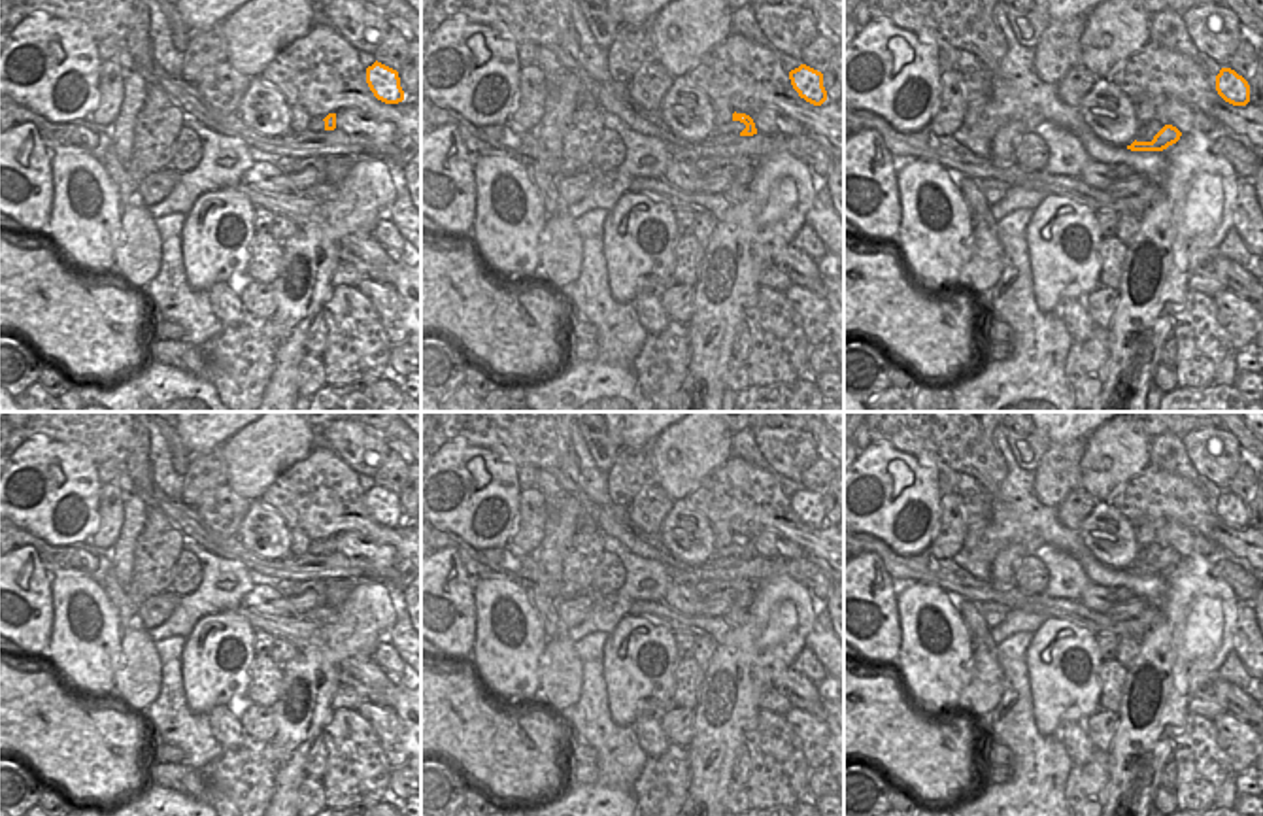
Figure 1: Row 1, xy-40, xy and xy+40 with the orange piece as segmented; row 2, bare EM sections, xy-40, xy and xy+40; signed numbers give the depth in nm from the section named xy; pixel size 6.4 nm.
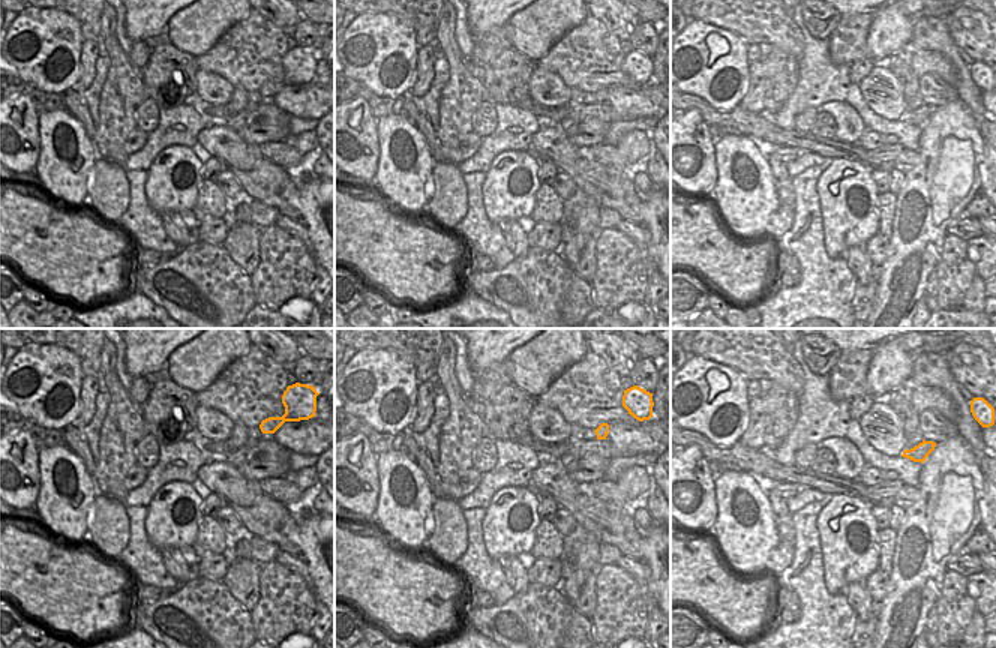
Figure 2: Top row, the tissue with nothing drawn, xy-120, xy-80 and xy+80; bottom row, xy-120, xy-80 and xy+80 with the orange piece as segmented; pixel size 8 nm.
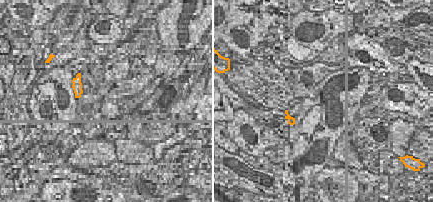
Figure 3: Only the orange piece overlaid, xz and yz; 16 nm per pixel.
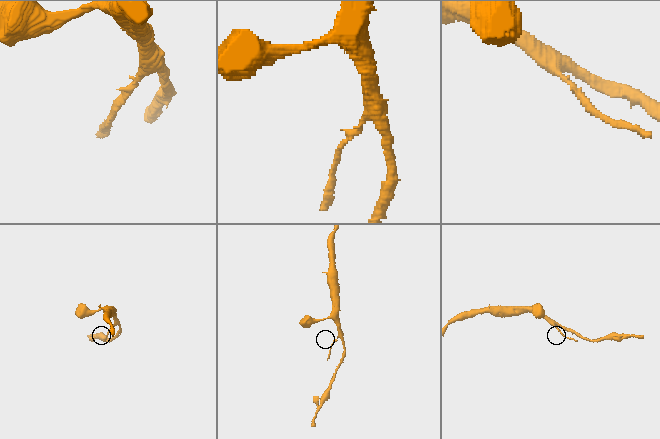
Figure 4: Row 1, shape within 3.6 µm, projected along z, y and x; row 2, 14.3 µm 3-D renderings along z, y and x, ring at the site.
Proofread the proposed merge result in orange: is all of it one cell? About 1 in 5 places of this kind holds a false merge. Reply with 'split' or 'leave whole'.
leave whole

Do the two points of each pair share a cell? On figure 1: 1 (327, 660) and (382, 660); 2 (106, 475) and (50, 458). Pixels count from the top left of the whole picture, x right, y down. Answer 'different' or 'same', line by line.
1: different
2: different

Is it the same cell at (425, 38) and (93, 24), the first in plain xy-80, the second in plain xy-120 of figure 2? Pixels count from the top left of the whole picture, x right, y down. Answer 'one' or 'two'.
one

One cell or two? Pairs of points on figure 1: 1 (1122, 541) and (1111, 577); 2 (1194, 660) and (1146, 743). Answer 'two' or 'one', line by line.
1: two
2: one

